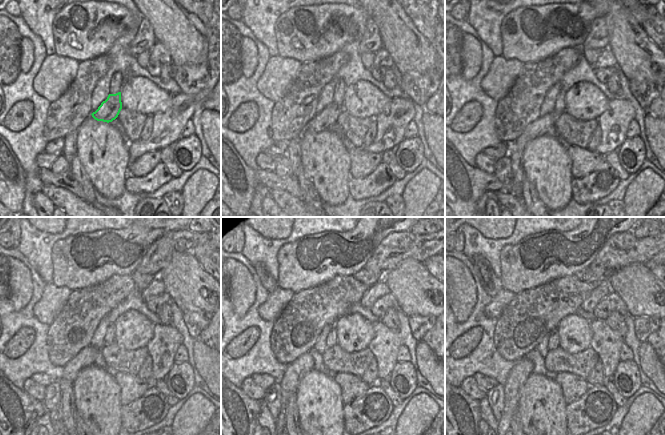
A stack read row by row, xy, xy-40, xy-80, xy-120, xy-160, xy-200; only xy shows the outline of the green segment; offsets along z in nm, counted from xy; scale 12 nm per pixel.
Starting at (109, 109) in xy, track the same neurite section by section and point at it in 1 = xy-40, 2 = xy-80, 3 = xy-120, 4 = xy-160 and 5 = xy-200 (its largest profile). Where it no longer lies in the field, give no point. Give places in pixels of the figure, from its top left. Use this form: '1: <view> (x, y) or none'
1: xy-40 (326, 119)
2: xy-80 (543, 125)
3: xy-120 (89, 355)
4: xy-160 (295, 372)
5: xy-200 (520, 372)

